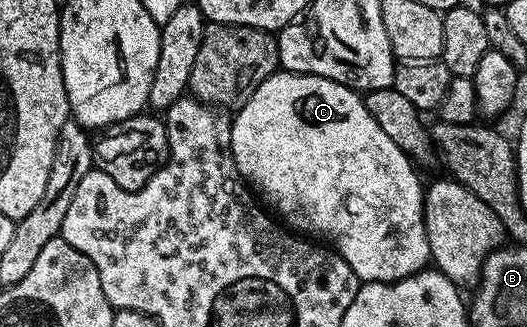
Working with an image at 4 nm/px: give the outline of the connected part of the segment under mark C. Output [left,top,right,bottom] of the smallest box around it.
[231,68,430,283]

